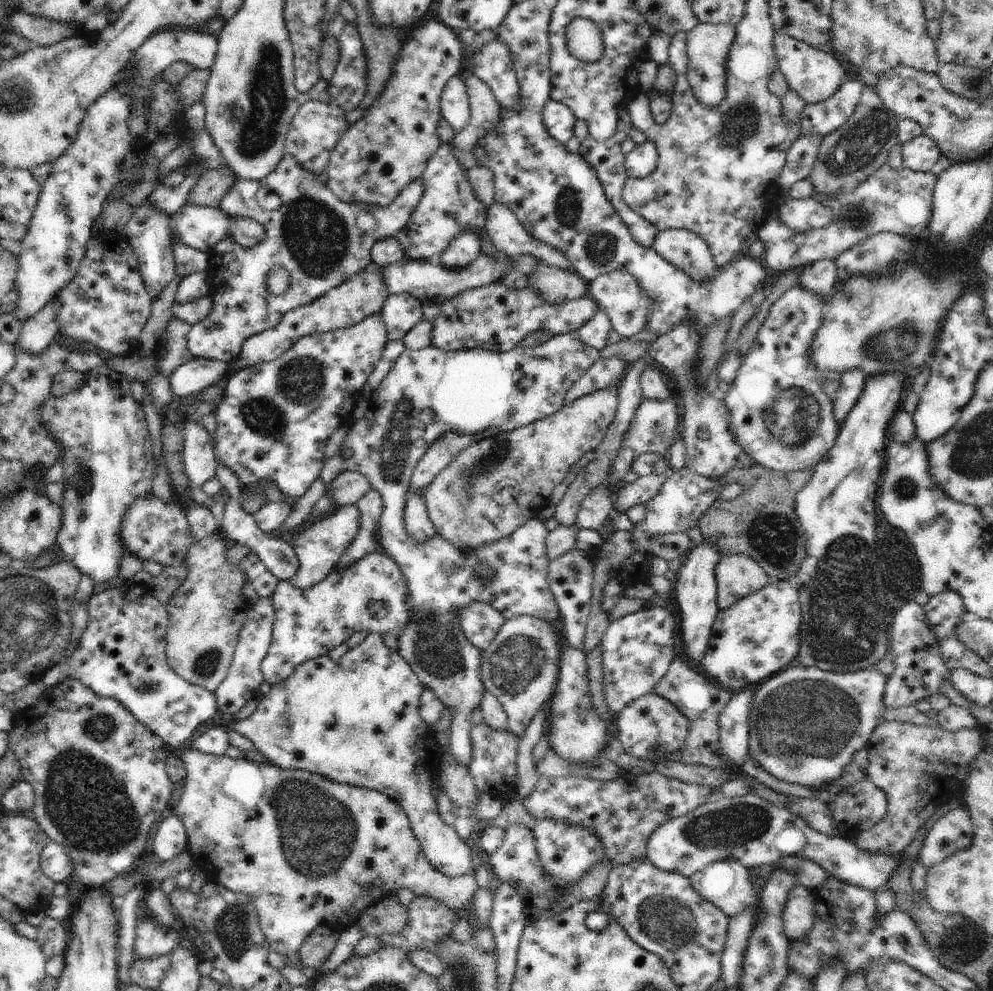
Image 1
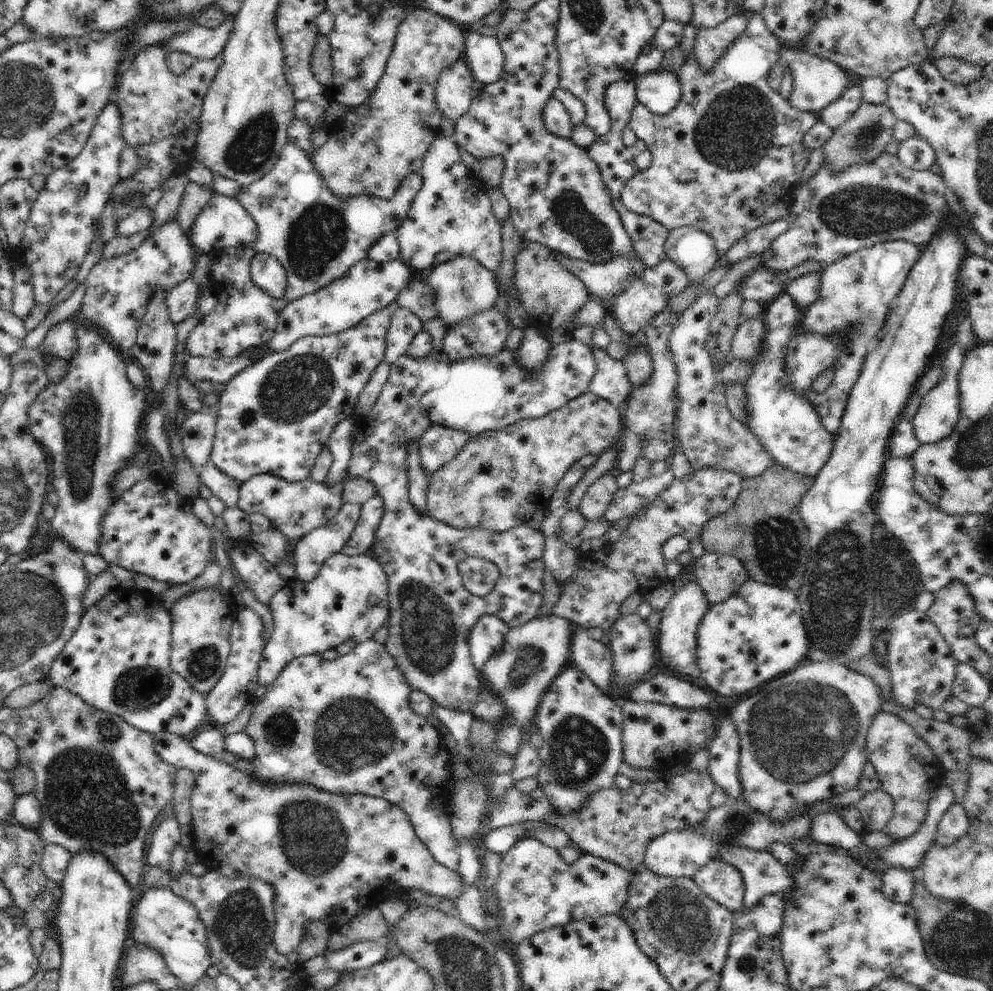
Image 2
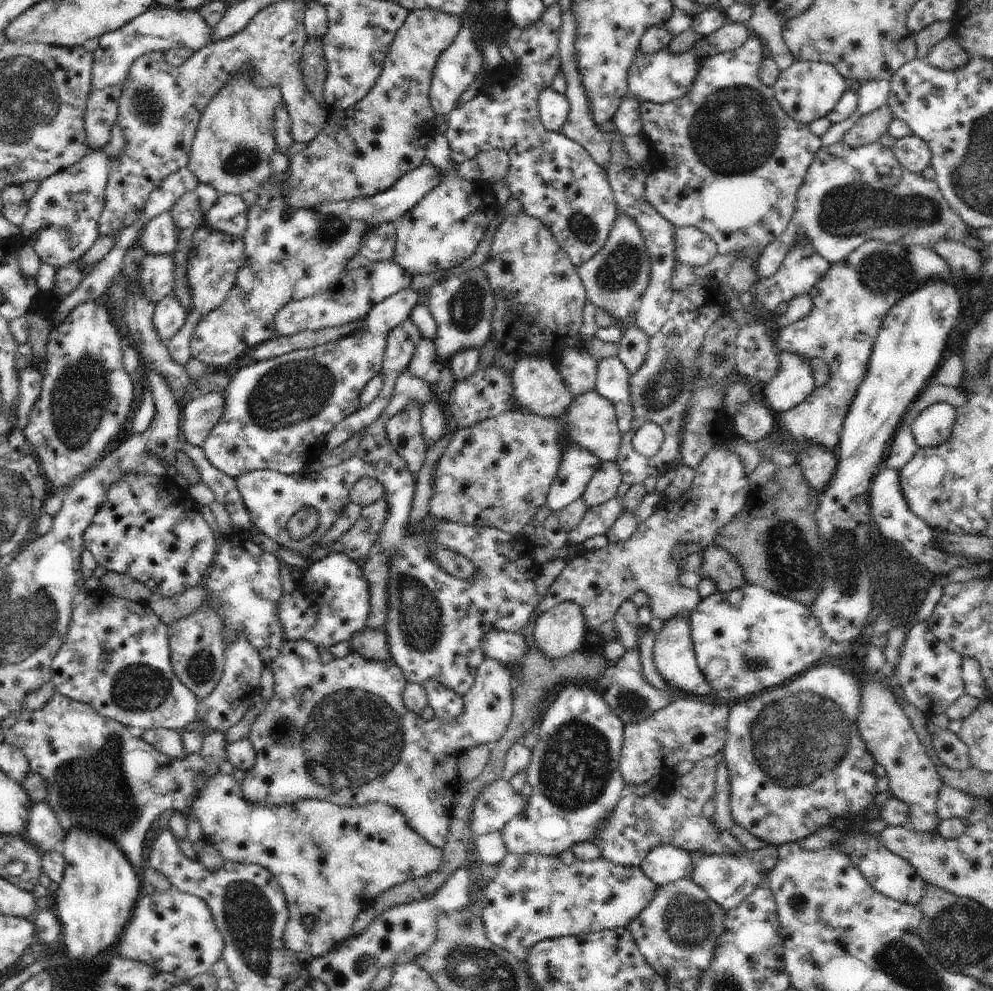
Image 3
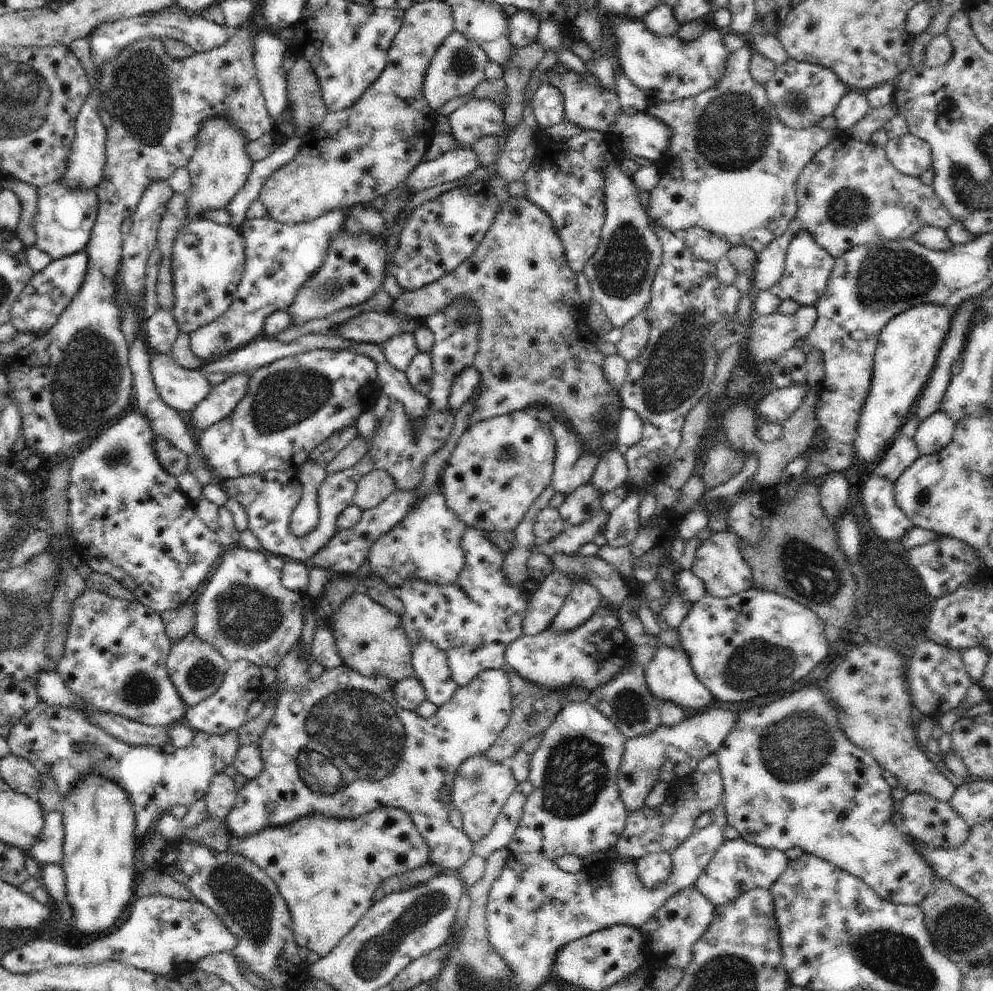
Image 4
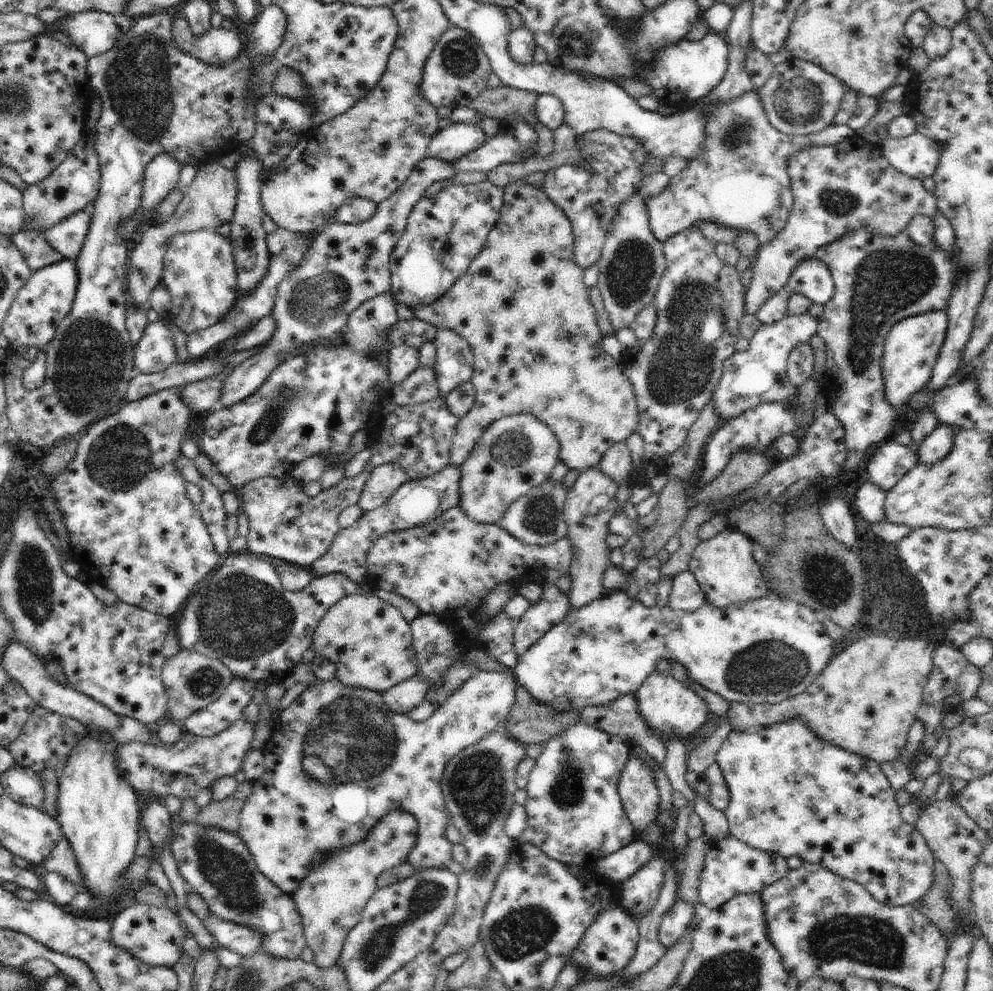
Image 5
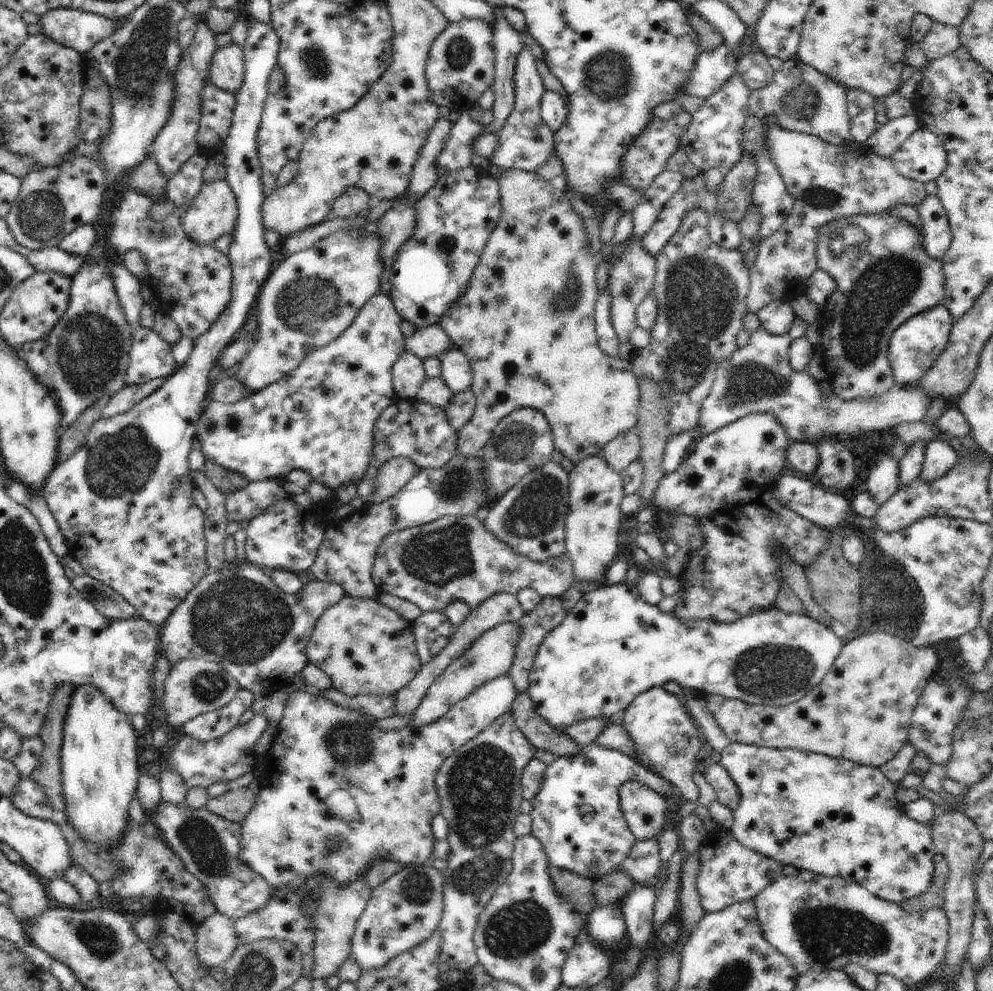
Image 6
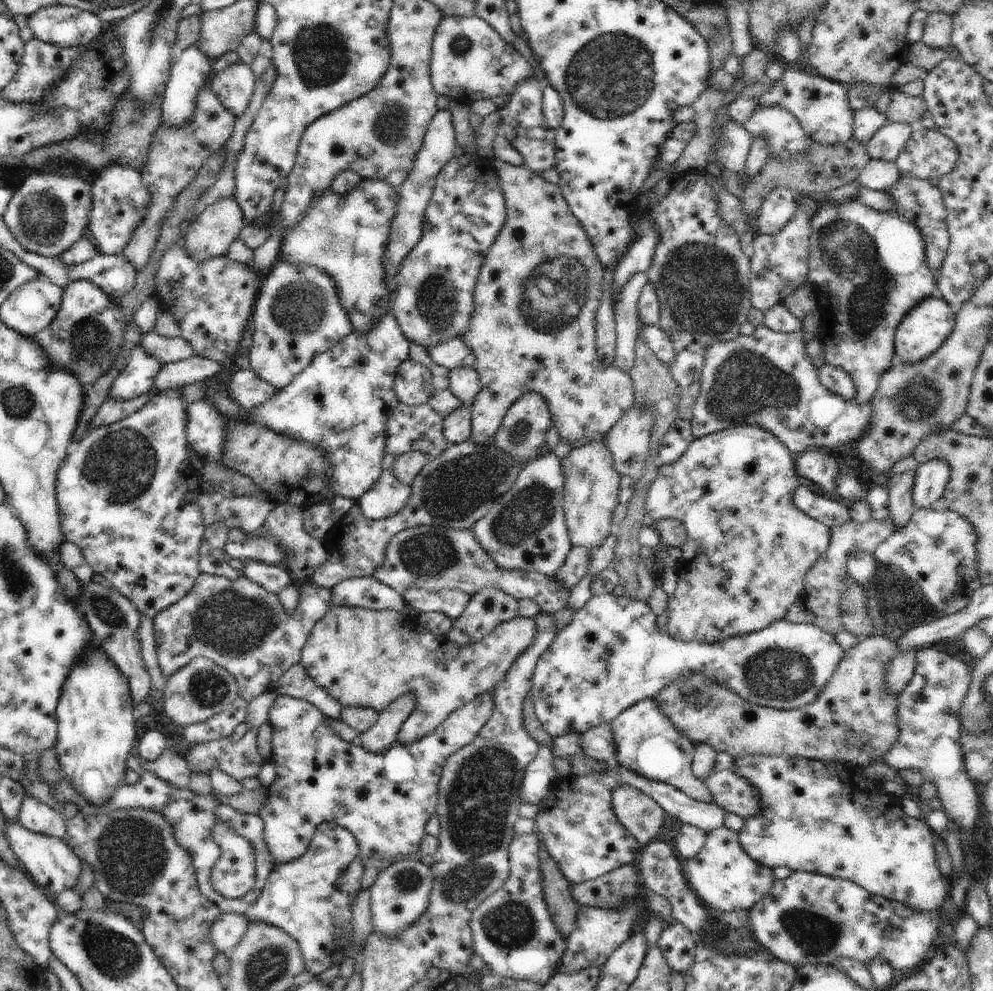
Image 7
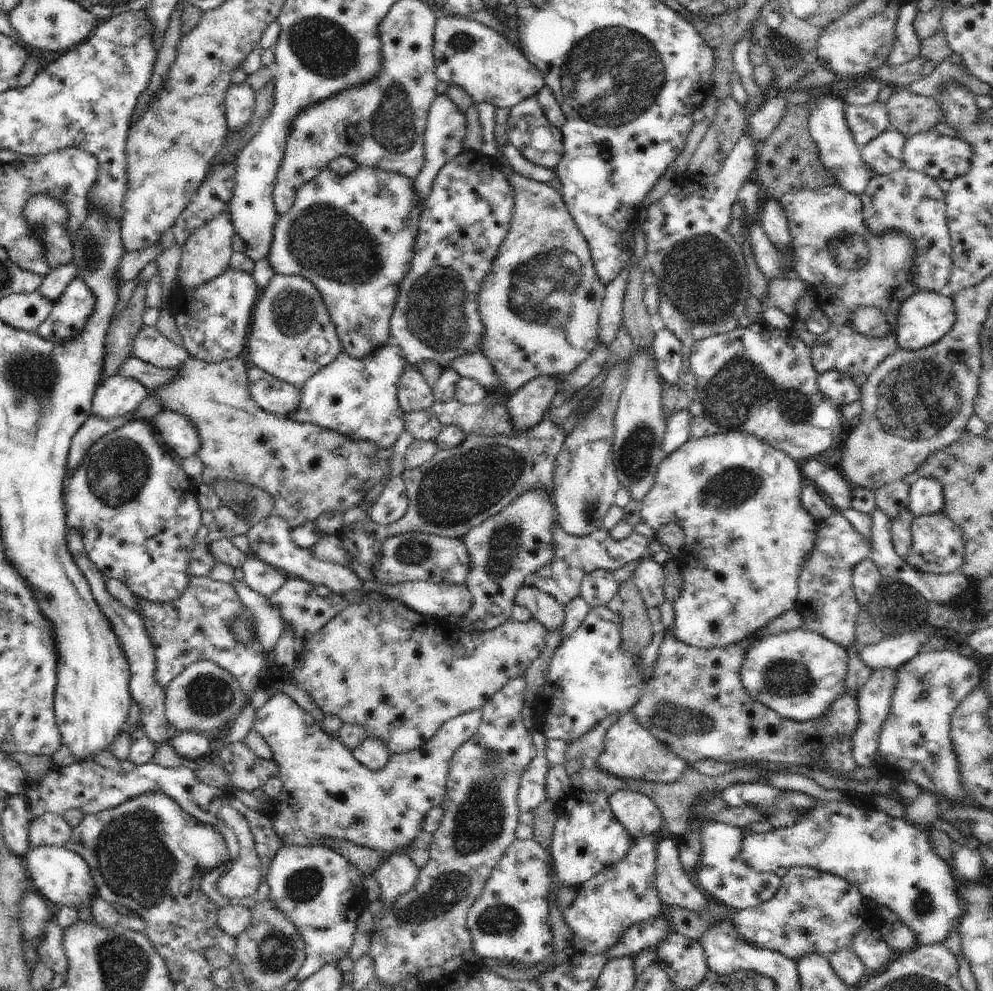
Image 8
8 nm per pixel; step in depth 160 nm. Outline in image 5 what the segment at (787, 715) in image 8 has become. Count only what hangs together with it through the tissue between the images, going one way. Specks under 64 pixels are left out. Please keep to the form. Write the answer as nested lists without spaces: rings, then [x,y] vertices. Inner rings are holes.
[[[626,589],[605,592],[588,606],[570,612],[524,654],[517,656],[515,680],[540,704],[547,704],[556,712],[584,710],[586,706],[612,704],[622,694],[635,694],[641,683],[657,670],[657,660],[680,662],[694,683],[738,703],[777,704],[801,694],[829,666],[834,642],[827,634],[824,619],[808,606],[780,599],[770,594],[766,598],[716,608],[705,603],[694,611],[672,610],[669,606],[648,607],[630,598]]]

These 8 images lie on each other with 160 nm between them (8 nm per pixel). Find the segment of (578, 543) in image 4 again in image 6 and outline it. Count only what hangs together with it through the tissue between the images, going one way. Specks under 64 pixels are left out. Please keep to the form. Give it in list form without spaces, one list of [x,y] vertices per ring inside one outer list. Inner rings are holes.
[[[443,516],[435,521],[395,533],[388,533],[380,543],[371,570],[372,582],[379,593],[388,593],[395,597],[416,603],[423,613],[442,611],[450,601],[466,601],[474,610],[485,598],[498,594],[510,594],[512,597],[525,588],[532,588],[542,598],[560,599],[575,584],[573,562],[567,554],[548,559],[546,562],[534,562],[518,554],[511,546],[499,541],[483,527],[481,516]]]

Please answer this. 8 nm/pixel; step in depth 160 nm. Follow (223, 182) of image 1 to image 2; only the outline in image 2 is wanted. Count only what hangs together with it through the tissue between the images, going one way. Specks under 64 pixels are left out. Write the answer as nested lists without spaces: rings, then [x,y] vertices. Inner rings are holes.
[[[188,181],[184,194],[182,195],[180,206],[177,210],[177,218],[182,223],[184,234],[191,240],[191,226],[196,220],[200,211],[210,202],[210,199],[215,195],[213,188],[196,184],[195,182]]]

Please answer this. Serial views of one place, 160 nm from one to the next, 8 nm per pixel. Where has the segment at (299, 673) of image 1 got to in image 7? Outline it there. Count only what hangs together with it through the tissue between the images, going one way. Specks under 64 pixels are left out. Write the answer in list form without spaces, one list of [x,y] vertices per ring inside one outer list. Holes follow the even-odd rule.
[[[493,690],[477,696],[472,702],[457,708],[442,722],[432,734],[426,735],[411,745],[394,742],[382,754],[341,740],[327,722],[330,718],[311,702],[290,695],[280,695],[274,699],[267,722],[272,727],[272,762],[277,770],[276,779],[268,787],[269,793],[264,806],[257,815],[265,822],[263,837],[269,853],[273,856],[273,866],[296,861],[309,847],[316,829],[322,823],[335,822],[347,828],[359,846],[359,853],[350,863],[337,885],[344,892],[356,893],[360,890],[364,863],[370,859],[402,860],[417,858],[420,841],[425,834],[427,822],[437,813],[439,782],[445,762],[457,750],[471,743],[491,719],[493,711]],[[218,821],[210,831],[210,835],[221,848],[222,854],[213,866],[210,882],[213,889],[227,899],[239,899],[245,897],[255,885],[257,873],[257,856],[254,844],[238,834],[227,822]]]

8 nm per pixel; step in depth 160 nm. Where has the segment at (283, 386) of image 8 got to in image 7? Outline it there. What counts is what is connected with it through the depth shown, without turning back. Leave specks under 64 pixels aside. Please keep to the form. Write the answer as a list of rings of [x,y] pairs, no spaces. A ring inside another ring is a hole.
[[[240,369],[232,375],[228,390],[229,395],[247,411],[264,404],[279,391],[252,369]]]

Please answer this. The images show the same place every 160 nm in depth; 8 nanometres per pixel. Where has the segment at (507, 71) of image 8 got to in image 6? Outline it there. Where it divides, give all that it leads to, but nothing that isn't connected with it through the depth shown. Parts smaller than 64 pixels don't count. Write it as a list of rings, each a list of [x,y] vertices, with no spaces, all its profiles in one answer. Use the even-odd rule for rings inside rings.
[[[460,19],[457,23],[448,23],[429,50],[425,77],[431,100],[438,106],[446,106],[457,114],[476,106],[478,98],[496,85],[493,26],[482,19]]]

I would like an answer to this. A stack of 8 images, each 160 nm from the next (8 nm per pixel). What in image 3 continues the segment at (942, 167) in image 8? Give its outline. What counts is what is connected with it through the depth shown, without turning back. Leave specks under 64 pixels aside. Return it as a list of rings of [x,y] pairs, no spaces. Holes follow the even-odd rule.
[[[914,134],[898,139],[892,146],[896,160],[913,173],[921,173],[924,168],[930,165],[931,150],[920,137]]]

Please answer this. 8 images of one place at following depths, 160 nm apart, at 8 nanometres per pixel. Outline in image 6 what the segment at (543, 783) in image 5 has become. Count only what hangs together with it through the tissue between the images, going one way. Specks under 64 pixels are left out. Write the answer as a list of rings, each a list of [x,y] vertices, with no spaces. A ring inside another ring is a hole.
[[[595,742],[581,746],[580,754],[570,758],[557,757],[552,764],[547,765],[544,782],[531,802],[533,809],[529,815],[532,817],[530,833],[540,840],[550,863],[593,880],[619,868],[637,841],[620,810],[619,788],[628,781],[650,787],[666,800],[674,794],[680,795],[670,781],[644,768],[631,756],[614,749],[605,749]]]

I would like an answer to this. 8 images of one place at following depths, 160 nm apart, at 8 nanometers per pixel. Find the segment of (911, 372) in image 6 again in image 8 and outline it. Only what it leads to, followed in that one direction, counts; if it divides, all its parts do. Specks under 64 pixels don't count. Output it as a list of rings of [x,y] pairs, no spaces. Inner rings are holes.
[[[916,291],[904,301],[897,314],[896,336],[900,349],[918,350],[940,340],[954,326],[956,320],[955,304],[952,297],[941,292]]]

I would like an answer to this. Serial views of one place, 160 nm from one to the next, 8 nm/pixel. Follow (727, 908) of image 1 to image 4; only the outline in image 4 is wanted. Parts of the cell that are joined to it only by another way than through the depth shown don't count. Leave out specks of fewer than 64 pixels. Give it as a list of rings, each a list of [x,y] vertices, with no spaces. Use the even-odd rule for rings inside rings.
[[[742,837],[726,839],[708,866],[704,868],[694,888],[700,891],[715,907],[740,898],[742,894],[755,888],[769,889],[786,870],[789,859],[778,849],[767,849],[746,842]]]

